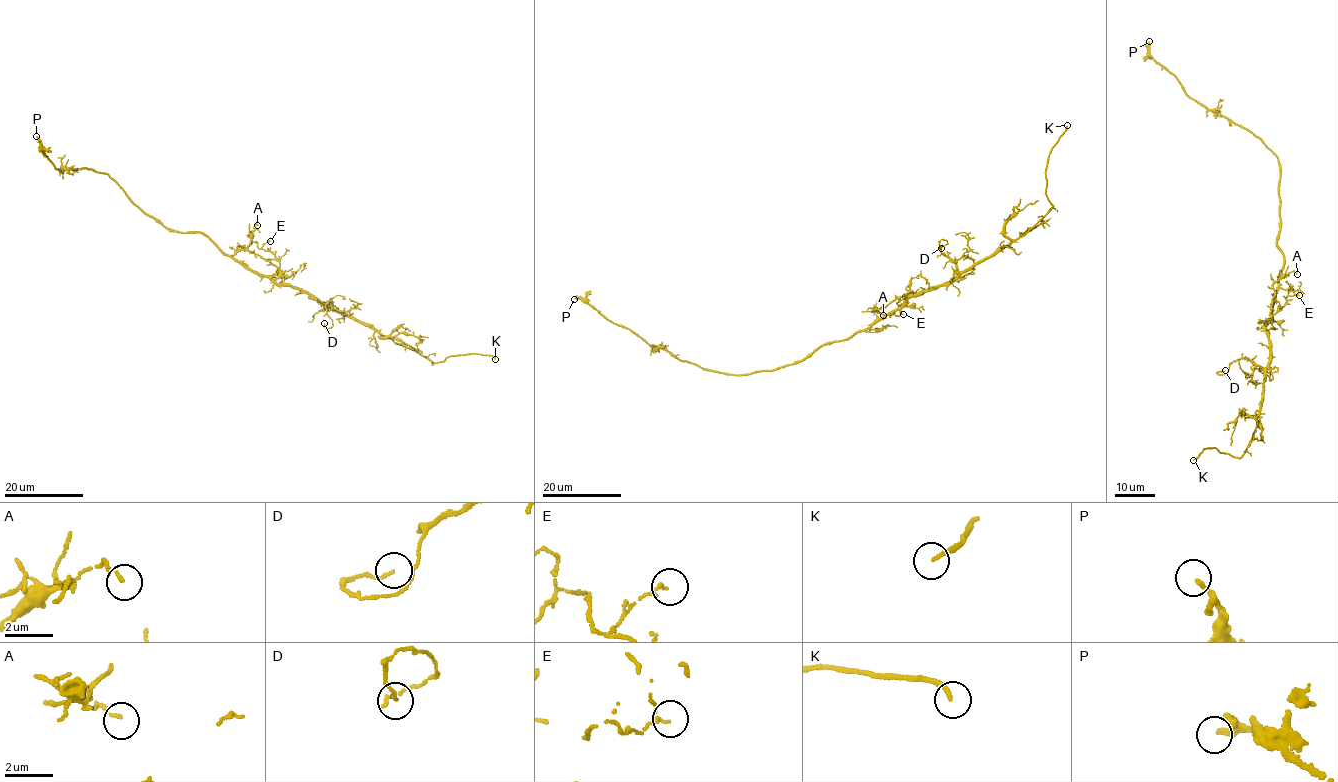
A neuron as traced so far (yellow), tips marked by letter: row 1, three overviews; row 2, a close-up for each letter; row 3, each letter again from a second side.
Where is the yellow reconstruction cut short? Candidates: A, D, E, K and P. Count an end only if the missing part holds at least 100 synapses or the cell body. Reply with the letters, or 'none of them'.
K

